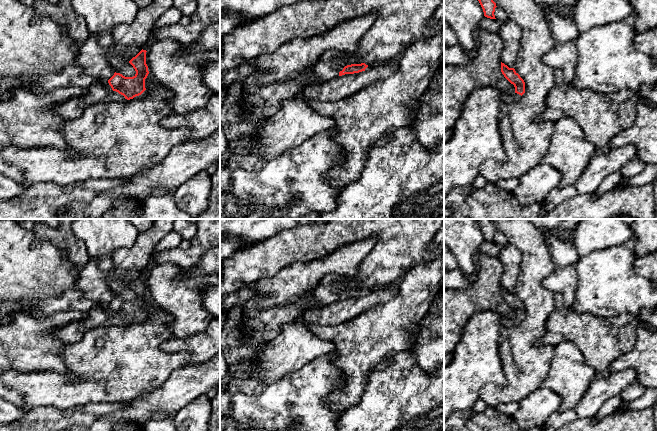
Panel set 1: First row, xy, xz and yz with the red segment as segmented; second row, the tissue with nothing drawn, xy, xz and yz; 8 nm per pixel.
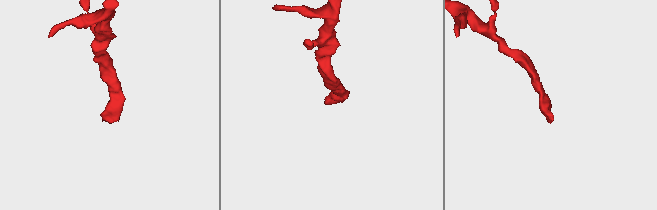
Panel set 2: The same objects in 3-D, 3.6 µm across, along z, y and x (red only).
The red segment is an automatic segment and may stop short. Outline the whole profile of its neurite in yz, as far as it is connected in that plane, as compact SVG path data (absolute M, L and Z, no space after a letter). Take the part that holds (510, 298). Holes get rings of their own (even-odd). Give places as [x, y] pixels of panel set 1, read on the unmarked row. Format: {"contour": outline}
{"contour": "M501 286L501 296L504 301L514 309L515 316L511 319L501 316L501 323L503 327L514 327L519 325L522 319L525 317L525 306L514 292L509 292L507 289Z"}

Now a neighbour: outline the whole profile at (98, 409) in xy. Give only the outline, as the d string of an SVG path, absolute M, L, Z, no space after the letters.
M111 402L89 403L89 404L82 405L80 407L76 407L73 409L63 410L63 413L65 415L71 415L74 411L81 409L84 412L92 413L95 416L99 417L99 416L112 414L112 413L115 413L119 410L125 409L126 406L127 406L126 403L111 403Z

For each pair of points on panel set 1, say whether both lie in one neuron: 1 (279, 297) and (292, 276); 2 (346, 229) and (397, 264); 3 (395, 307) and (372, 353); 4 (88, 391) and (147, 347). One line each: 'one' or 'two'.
1: one
2: one
3: one
4: one

